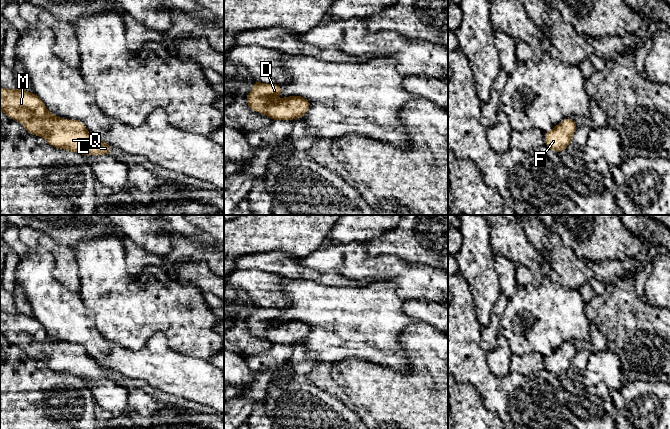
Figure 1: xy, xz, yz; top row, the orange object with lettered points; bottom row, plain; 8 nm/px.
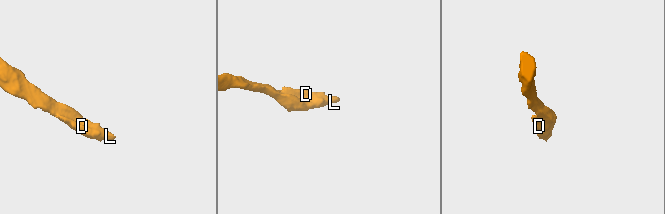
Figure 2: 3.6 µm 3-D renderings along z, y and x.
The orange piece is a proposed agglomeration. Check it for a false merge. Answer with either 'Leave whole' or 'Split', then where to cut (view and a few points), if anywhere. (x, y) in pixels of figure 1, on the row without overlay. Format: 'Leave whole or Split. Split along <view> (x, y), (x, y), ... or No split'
Leave whole. No split

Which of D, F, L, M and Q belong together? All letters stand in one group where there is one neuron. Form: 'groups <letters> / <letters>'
groups D F L M Q

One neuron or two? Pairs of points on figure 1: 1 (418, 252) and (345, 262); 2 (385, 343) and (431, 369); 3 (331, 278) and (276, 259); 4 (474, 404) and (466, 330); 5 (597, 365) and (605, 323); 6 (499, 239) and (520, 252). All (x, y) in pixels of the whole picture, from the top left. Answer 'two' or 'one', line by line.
1: two
2: two
3: one
4: two
5: two
6: one

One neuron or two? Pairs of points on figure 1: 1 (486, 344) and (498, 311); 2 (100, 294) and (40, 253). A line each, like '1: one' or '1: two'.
1: one
2: two

